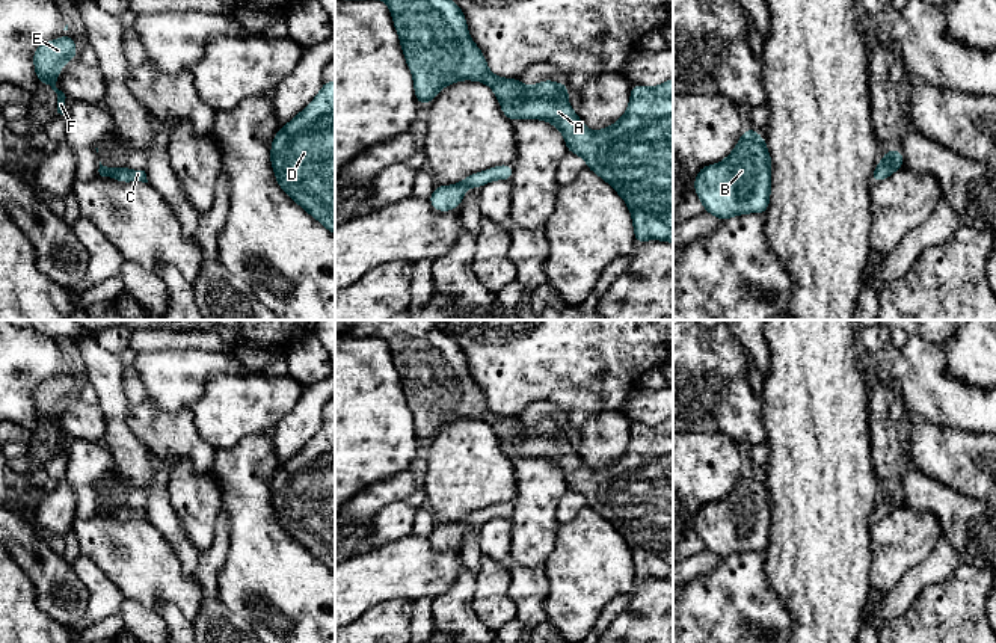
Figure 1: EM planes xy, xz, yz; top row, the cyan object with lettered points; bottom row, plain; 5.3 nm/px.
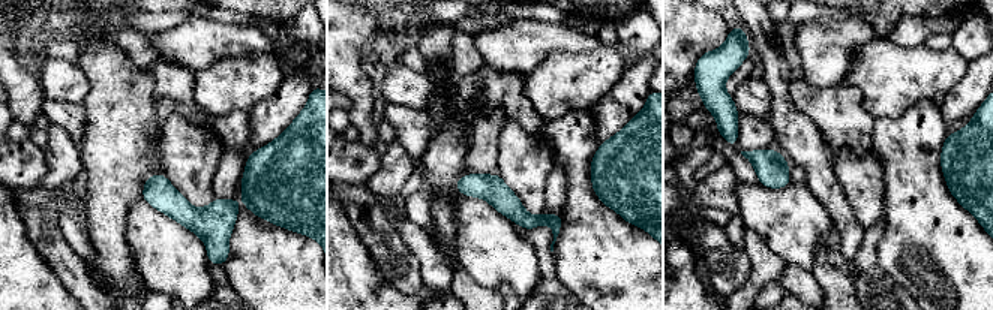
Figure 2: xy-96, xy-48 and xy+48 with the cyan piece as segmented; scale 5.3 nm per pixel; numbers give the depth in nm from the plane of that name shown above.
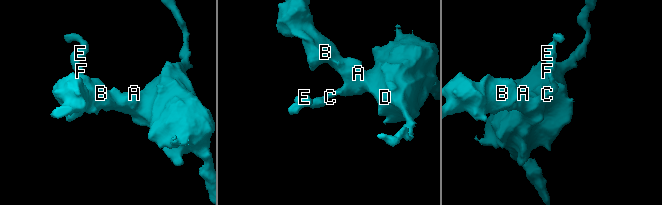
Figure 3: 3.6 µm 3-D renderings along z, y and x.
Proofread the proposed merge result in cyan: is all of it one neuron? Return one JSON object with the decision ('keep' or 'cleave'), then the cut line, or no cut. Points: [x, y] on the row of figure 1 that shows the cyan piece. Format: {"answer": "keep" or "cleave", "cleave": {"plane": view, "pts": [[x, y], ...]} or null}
{"answer": "keep", "cleave": null}

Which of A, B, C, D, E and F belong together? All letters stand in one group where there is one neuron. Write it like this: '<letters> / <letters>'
A B C D E F

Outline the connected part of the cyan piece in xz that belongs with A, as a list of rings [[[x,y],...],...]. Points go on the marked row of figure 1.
[[[383,0],[392,14],[401,50],[410,72],[418,104],[429,104],[444,88],[459,80],[486,83],[495,92],[503,113],[509,121],[519,118],[543,119],[557,127],[564,137],[567,151],[581,155],[587,169],[607,181],[626,202],[634,225],[635,245],[644,240],[664,240],[673,243],[673,78],[649,88],[631,85],[631,98],[626,113],[613,125],[601,131],[589,130],[576,112],[569,106],[569,86],[543,80],[534,86],[525,86],[519,78],[501,78],[487,69],[486,57],[469,36],[463,11],[453,0]]]

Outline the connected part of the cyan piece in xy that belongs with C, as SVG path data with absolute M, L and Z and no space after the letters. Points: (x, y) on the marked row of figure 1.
M100 162L98 172L101 177L115 178L121 183L130 183L130 181L148 183L145 171L131 171L127 166L109 169L107 166L103 166Z

